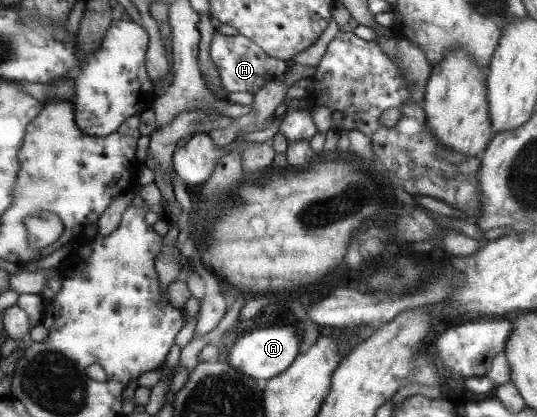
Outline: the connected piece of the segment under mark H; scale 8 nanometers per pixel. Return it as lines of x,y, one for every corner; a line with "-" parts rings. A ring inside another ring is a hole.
215,31
210,44
211,61
219,72
221,86
229,94
231,92
250,92
255,95
270,79
284,74
290,68
285,60
272,58
262,51
249,38
242,35
220,35

